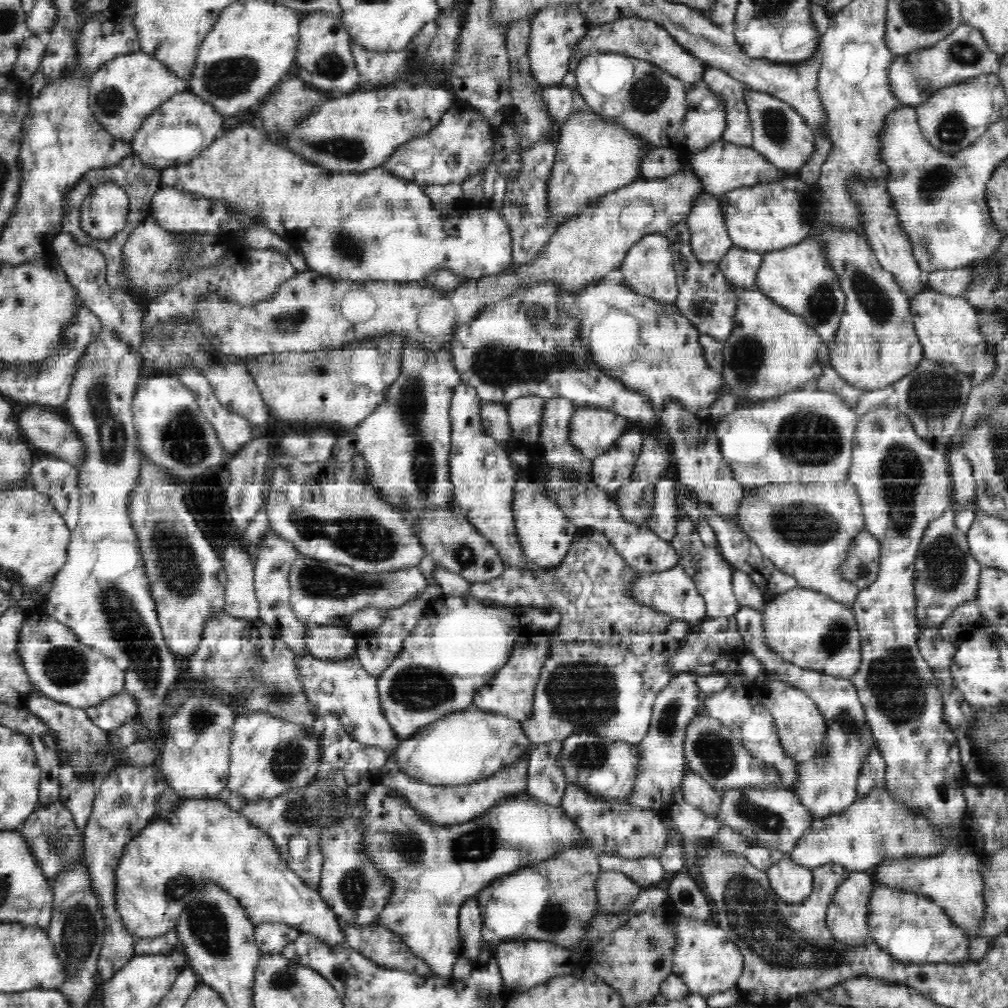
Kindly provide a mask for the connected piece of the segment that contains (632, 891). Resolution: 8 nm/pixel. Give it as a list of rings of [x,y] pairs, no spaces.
[[[602,871],[595,884],[600,911],[616,915],[622,910],[628,910],[638,899],[641,889],[636,882],[623,873]]]

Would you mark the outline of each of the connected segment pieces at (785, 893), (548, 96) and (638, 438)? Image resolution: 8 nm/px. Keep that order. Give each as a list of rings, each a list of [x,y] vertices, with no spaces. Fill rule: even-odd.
[[[789,855],[766,872],[772,890],[788,905],[806,900],[814,888],[814,870],[795,864]]]
[[[560,84],[543,88],[543,100],[546,100],[547,111],[551,113],[551,119],[556,127],[560,128],[564,120],[568,120],[568,114],[580,112],[587,108],[586,101],[580,96],[577,86],[570,87]]]
[[[628,430],[604,453],[593,460],[593,483],[614,500],[623,484],[629,483],[646,435]]]

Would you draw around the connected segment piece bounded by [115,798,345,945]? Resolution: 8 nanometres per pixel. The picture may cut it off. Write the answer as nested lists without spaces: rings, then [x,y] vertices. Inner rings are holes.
[[[183,799],[171,812],[170,819],[156,816],[143,832],[127,845],[116,868],[116,909],[127,931],[136,939],[160,936],[175,929],[180,915],[204,888],[206,882],[215,882],[227,889],[244,908],[252,924],[282,922],[301,933],[322,937],[327,944],[343,944],[342,924],[316,889],[300,879],[281,859],[273,842],[260,828],[248,822],[244,815],[230,809],[224,801],[214,799]]]

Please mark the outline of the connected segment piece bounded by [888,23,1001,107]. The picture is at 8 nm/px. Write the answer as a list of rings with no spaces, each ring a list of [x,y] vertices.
[[[963,23],[944,37],[944,40],[931,47],[897,55],[889,68],[888,80],[891,83],[891,92],[898,97],[901,106],[915,107],[948,85],[974,76],[997,74],[1000,59],[1000,55],[988,46],[980,29]]]

